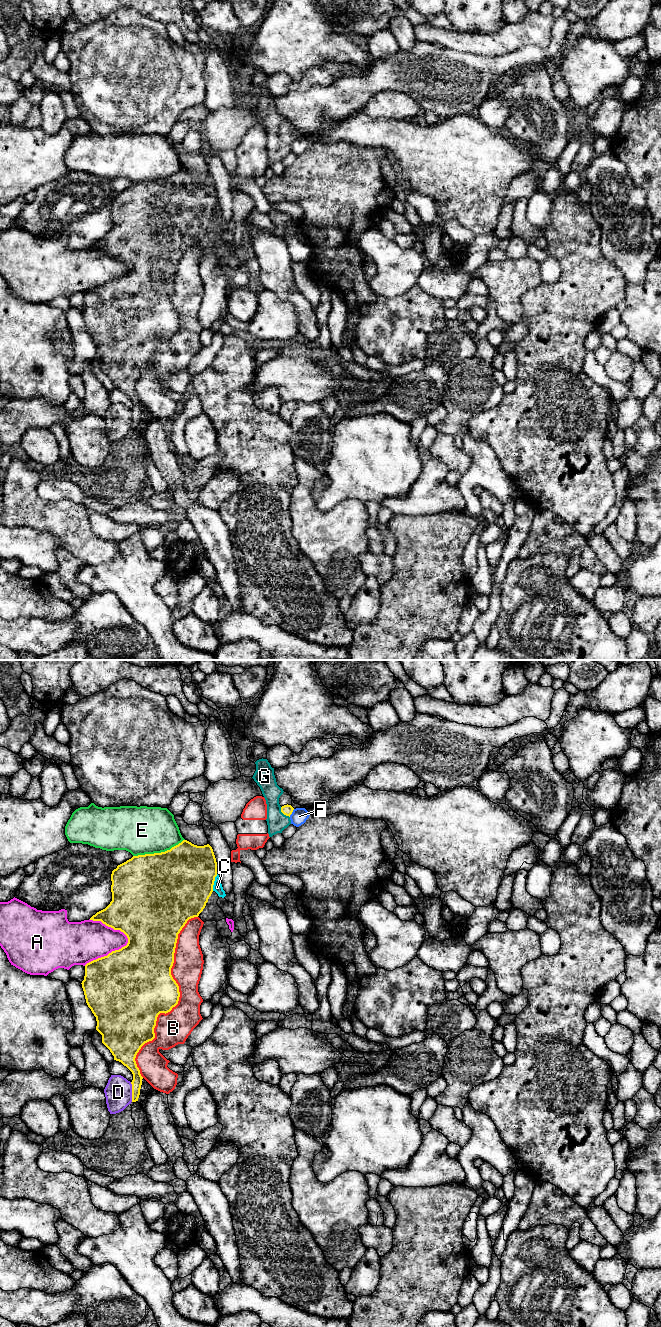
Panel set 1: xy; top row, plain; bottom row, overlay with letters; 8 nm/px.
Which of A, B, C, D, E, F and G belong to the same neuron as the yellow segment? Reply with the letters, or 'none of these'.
none of these

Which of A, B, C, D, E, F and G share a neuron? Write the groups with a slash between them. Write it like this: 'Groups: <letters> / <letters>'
Groups: A / B / C / D / E / F / G

